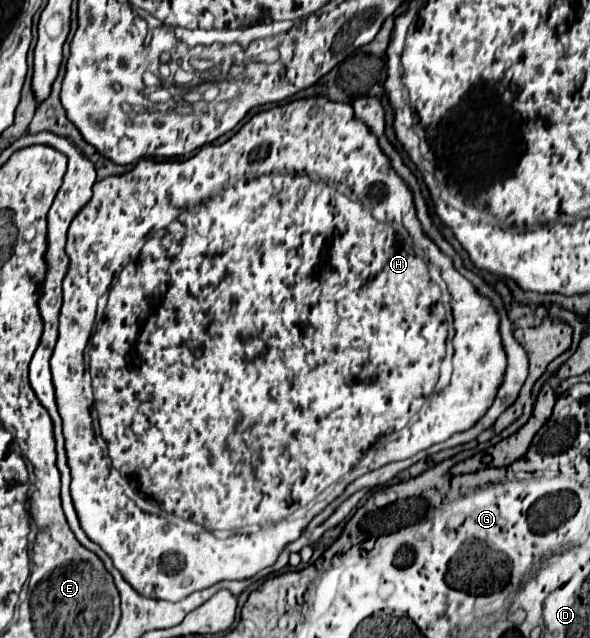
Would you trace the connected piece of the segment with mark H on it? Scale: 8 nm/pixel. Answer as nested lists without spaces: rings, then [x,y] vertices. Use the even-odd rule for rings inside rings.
[[[306,97],[306,99],[296,99],[296,101],[290,101],[290,103],[286,103],[286,105],[280,105],[280,107],[272,107],[272,109],[268,109],[268,111],[260,111],[260,113],[256,113],[256,115],[254,115],[254,117],[252,117],[252,119],[250,119],[250,121],[248,121],[248,123],[246,123],[246,125],[244,125],[244,127],[242,127],[242,129],[240,129],[240,131],[238,131],[238,133],[236,133],[236,135],[232,135],[232,137],[230,137],[230,139],[228,139],[228,141],[226,141],[226,143],[222,143],[222,145],[210,145],[210,147],[202,147],[202,149],[200,149],[200,151],[198,151],[198,153],[196,153],[196,155],[194,155],[194,157],[190,157],[190,159],[188,159],[188,161],[182,161],[182,163],[174,163],[174,161],[140,161],[140,163],[138,163],[138,165],[136,165],[136,167],[134,167],[134,169],[132,169],[132,171],[128,171],[128,173],[124,173],[124,175],[122,175],[122,179],[124,179],[124,181],[122,181],[122,185],[120,185],[120,175],[112,175],[112,177],[106,177],[106,179],[102,179],[102,181],[98,181],[98,183],[96,183],[96,187],[94,187],[94,195],[92,195],[92,199],[90,199],[90,203],[88,203],[88,207],[84,207],[84,211],[80,211],[80,215],[76,215],[76,219],[74,219],[74,221],[72,221],[72,225],[70,225],[70,229],[68,229],[68,243],[66,243],[66,253],[68,253],[68,257],[70,257],[70,265],[68,265],[68,273],[66,273],[66,277],[64,277],[64,305],[62,305],[62,311],[60,311],[60,329],[58,329],[58,343],[56,343],[56,349],[54,349],[54,353],[52,353],[52,363],[50,363],[50,371],[52,371],[52,379],[54,379],[54,385],[56,385],[56,403],[58,403],[58,413],[60,413],[60,417],[62,417],[62,425],[64,425],[64,439],[66,439],[66,453],[68,453],[68,467],[70,467],[70,473],[72,473],[72,483],[70,483],[70,491],[72,491],[72,501],[74,501],[74,509],[76,509],[76,513],[78,513],[78,519],[80,519],[80,525],[82,525],[82,529],[84,529],[84,531],[86,531],[86,535],[88,535],[88,537],[90,537],[90,539],[92,539],[92,541],[96,541],[96,543],[98,543],[98,545],[100,545],[100,547],[102,547],[102,549],[104,549],[104,551],[106,551],[106,553],[108,553],[108,555],[110,555],[110,559],[112,559],[112,561],[114,561],[114,567],[116,567],[116,569],[118,569],[118,571],[120,571],[120,573],[122,573],[122,577],[124,577],[124,579],[126,579],[126,581],[128,581],[128,583],[130,583],[130,585],[132,585],[132,589],[134,589],[134,591],[136,591],[136,593],[140,593],[140,595],[144,595],[144,597],[152,597],[152,599],[164,599],[164,601],[180,601],[180,599],[184,599],[184,597],[188,597],[188,595],[192,595],[192,593],[196,593],[196,591],[202,591],[202,589],[206,589],[206,587],[212,587],[212,585],[216,585],[216,583],[220,583],[220,581],[228,581],[228,579],[238,579],[238,581],[240,581],[240,579],[250,579],[250,577],[254,577],[254,575],[256,575],[256,573],[258,573],[258,571],[262,571],[262,569],[266,569],[266,567],[270,567],[270,565],[274,565],[274,563],[276,563],[276,561],[278,561],[278,555],[280,555],[280,553],[282,553],[282,549],[284,549],[284,547],[286,547],[286,543],[290,543],[290,541],[294,541],[294,539],[298,539],[298,537],[300,537],[300,535],[302,535],[302,531],[304,531],[304,529],[306,529],[306,527],[308,527],[308,523],[310,523],[310,519],[312,519],[312,517],[314,517],[314,515],[318,515],[318,513],[320,513],[320,511],[322,511],[322,509],[324,509],[324,507],[326,507],[326,505],[330,505],[330,503],[332,503],[332,501],[333,501],[333,500],[334,500],[334,499],[336,499],[336,497],[340,497],[340,495],[342,495],[342,493],[344,493],[344,489],[346,489],[346,485],[349,485],[349,484],[350,484],[350,483],[352,483],[352,481],[354,481],[354,480],[356,480],[356,477],[360,477],[360,475],[364,475],[364,473],[368,473],[368,471],[374,471],[374,469],[380,469],[380,467],[384,467],[384,465],[388,465],[388,463],[392,463],[392,461],[400,461],[400,459],[408,459],[408,457],[412,457],[412,455],[416,455],[416,453],[418,453],[418,451],[424,451],[424,449],[428,449],[428,447],[430,447],[430,445],[434,445],[434,443],[442,443],[442,441],[446,441],[446,439],[450,439],[450,437],[452,437],[452,435],[456,435],[456,433],[462,433],[462,431],[468,431],[468,429],[470,429],[470,427],[474,427],[474,425],[476,425],[476,423],[478,423],[478,421],[480,421],[480,419],[482,419],[482,417],[484,417],[484,413],[486,413],[486,411],[488,411],[488,407],[490,407],[490,405],[492,405],[492,401],[494,401],[494,397],[496,397],[496,391],[498,391],[498,389],[500,389],[500,385],[502,385],[502,381],[504,381],[504,373],[506,373],[506,365],[508,365],[508,361],[506,361],[506,351],[504,351],[504,345],[502,345],[502,337],[500,337],[500,315],[498,315],[498,311],[496,311],[496,309],[494,309],[494,307],[492,307],[492,303],[490,303],[490,299],[486,299],[486,297],[484,297],[484,295],[478,295],[478,291],[476,291],[476,287],[474,287],[474,285],[472,285],[472,283],[470,283],[470,281],[468,281],[468,279],[466,279],[466,277],[462,277],[462,275],[460,275],[460,273],[458,273],[458,271],[456,271],[456,269],[454,269],[454,265],[452,265],[452,259],[450,259],[450,257],[448,257],[448,255],[444,255],[444,253],[442,253],[442,251],[440,251],[440,249],[438,249],[438,245],[436,245],[436,243],[434,243],[434,241],[432,241],[432,239],[430,239],[430,237],[428,237],[428,235],[426,235],[426,233],[424,233],[424,231],[422,231],[422,225],[420,225],[420,221],[418,221],[418,217],[416,217],[416,207],[414,207],[414,195],[412,195],[412,189],[410,189],[410,187],[408,187],[408,183],[406,183],[406,181],[404,181],[404,179],[402,179],[402,177],[400,177],[400,175],[396,175],[396,171],[394,171],[394,169],[392,169],[392,165],[390,165],[390,159],[388,159],[388,157],[386,157],[386,155],[384,155],[384,153],[382,153],[382,149],[380,149],[380,145],[378,145],[378,137],[376,137],[376,135],[374,135],[374,133],[372,133],[372,131],[370,131],[370,129],[368,129],[368,125],[364,125],[364,123],[362,123],[362,121],[358,121],[358,119],[356,119],[356,117],[354,117],[354,109],[352,109],[352,105],[350,105],[350,103],[338,103],[338,101],[330,101],[330,99],[326,99],[326,97]],[[119,271],[120,271],[120,275],[118,275],[118,279],[116,279],[116,283],[114,283],[114,285],[112,285],[112,279],[114,279],[114,273],[116,273],[116,272],[119,272]],[[104,293],[108,293],[108,295],[110,295],[110,297],[108,297],[108,305],[106,305],[106,313],[104,313],[104,315],[106,315],[106,317],[104,317],[104,323],[100,323],[100,325],[98,325],[98,331],[96,331],[96,333],[94,333],[94,335],[92,335],[92,333],[90,333],[90,331],[92,331],[92,323],[94,323],[94,319],[96,319],[96,301],[98,301],[98,299],[100,299],[100,297],[102,297],[102,295],[104,295]],[[449,339],[450,339],[450,341],[451,341],[451,342],[452,342],[452,344],[453,344],[453,348],[454,348],[454,353],[453,353],[453,356],[452,356],[452,364],[453,364],[453,373],[452,373],[452,375],[451,375],[451,379],[450,379],[450,385],[448,385],[448,386],[447,386],[447,387],[446,387],[446,389],[444,389],[444,391],[442,391],[442,393],[438,393],[438,397],[436,397],[436,403],[430,403],[430,407],[428,407],[428,411],[426,411],[426,413],[424,413],[424,417],[420,417],[420,419],[418,419],[418,421],[412,421],[412,419],[414,419],[414,417],[416,417],[416,415],[418,415],[418,411],[420,411],[420,409],[422,409],[422,405],[424,405],[424,403],[428,403],[428,401],[430,401],[430,397],[432,397],[432,395],[434,395],[434,387],[436,387],[436,381],[438,381],[438,371],[440,371],[440,363],[442,363],[442,359],[444,359],[444,355],[446,355],[446,341],[448,341],[448,340],[449,340]],[[84,353],[90,353],[90,375],[92,375],[92,391],[94,391],[94,411],[96,411],[96,417],[98,417],[98,423],[100,423],[100,435],[102,435],[102,439],[104,439],[104,441],[106,441],[106,445],[108,445],[108,455],[110,455],[110,459],[112,459],[112,463],[108,463],[108,455],[104,455],[104,445],[102,445],[102,443],[100,443],[100,438],[99,438],[99,437],[97,437],[97,436],[98,436],[98,435],[99,435],[99,428],[98,428],[98,427],[97,427],[97,425],[96,425],[96,422],[94,422],[94,419],[93,419],[93,416],[92,416],[92,407],[88,407],[88,401],[86,401],[86,397],[84,397],[84,387],[82,387],[82,373],[84,373],[84,371],[82,371],[82,369],[84,369]],[[128,483],[136,483],[136,487],[134,487],[134,485],[132,485],[132,491],[134,491],[134,493],[132,493],[132,503],[130,503],[130,501],[128,501],[128,499],[124,499],[124,491],[128,491]],[[140,491],[142,491],[142,499],[144,499],[144,503],[146,503],[146,505],[144,505],[144,507],[148,507],[148,509],[140,509],[140,505],[138,505],[138,503],[136,503],[136,501],[134,501],[134,499],[136,499],[136,495],[140,495]]]

